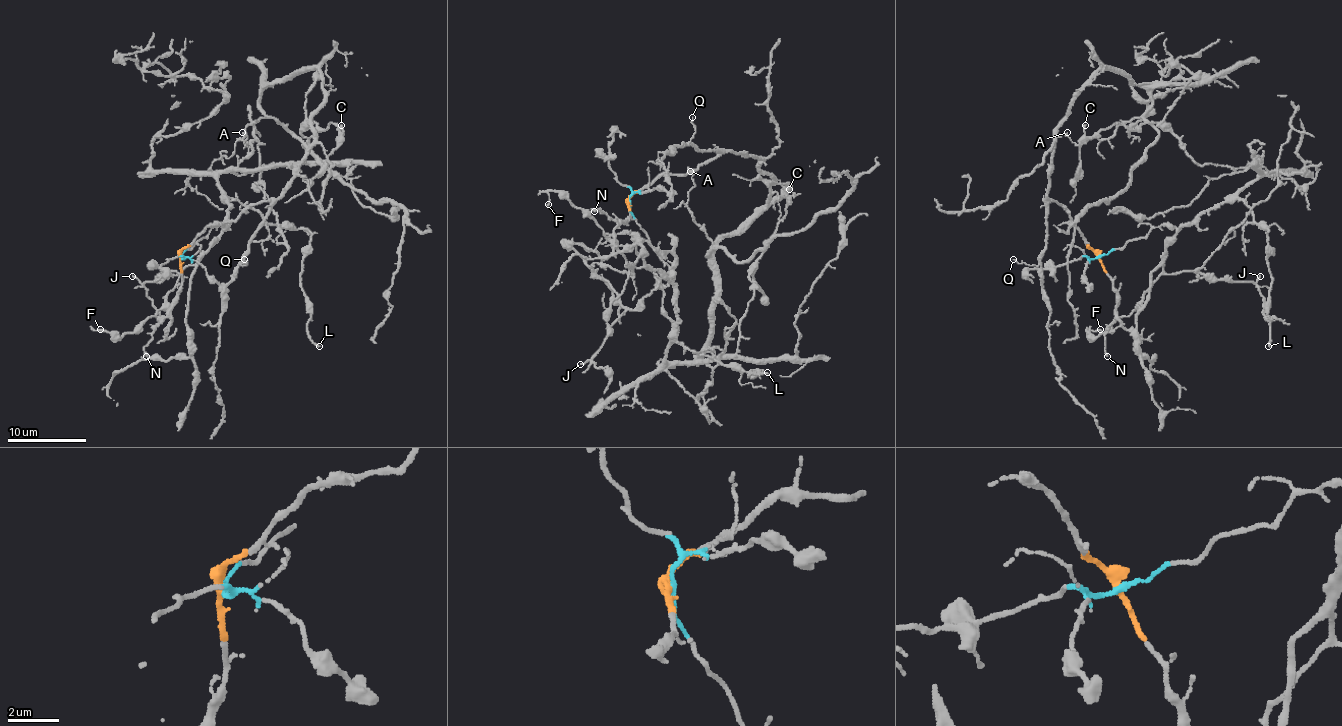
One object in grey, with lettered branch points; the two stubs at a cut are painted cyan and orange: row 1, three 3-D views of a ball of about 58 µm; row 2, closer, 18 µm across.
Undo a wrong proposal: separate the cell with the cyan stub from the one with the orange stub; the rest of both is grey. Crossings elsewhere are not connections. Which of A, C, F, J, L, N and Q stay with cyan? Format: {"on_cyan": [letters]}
{"on_cyan": ["C", "F", "J", "L"]}

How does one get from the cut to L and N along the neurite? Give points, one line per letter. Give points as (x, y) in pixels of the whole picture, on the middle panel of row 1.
L: (630, 203), (630, 213), (669, 268), (677, 340), (720, 362), (760, 372), (748, 376), (767, 372)
N: (630, 203), (630, 217), (626, 220), (614, 220), (600, 209), (592, 209), (594, 211)

